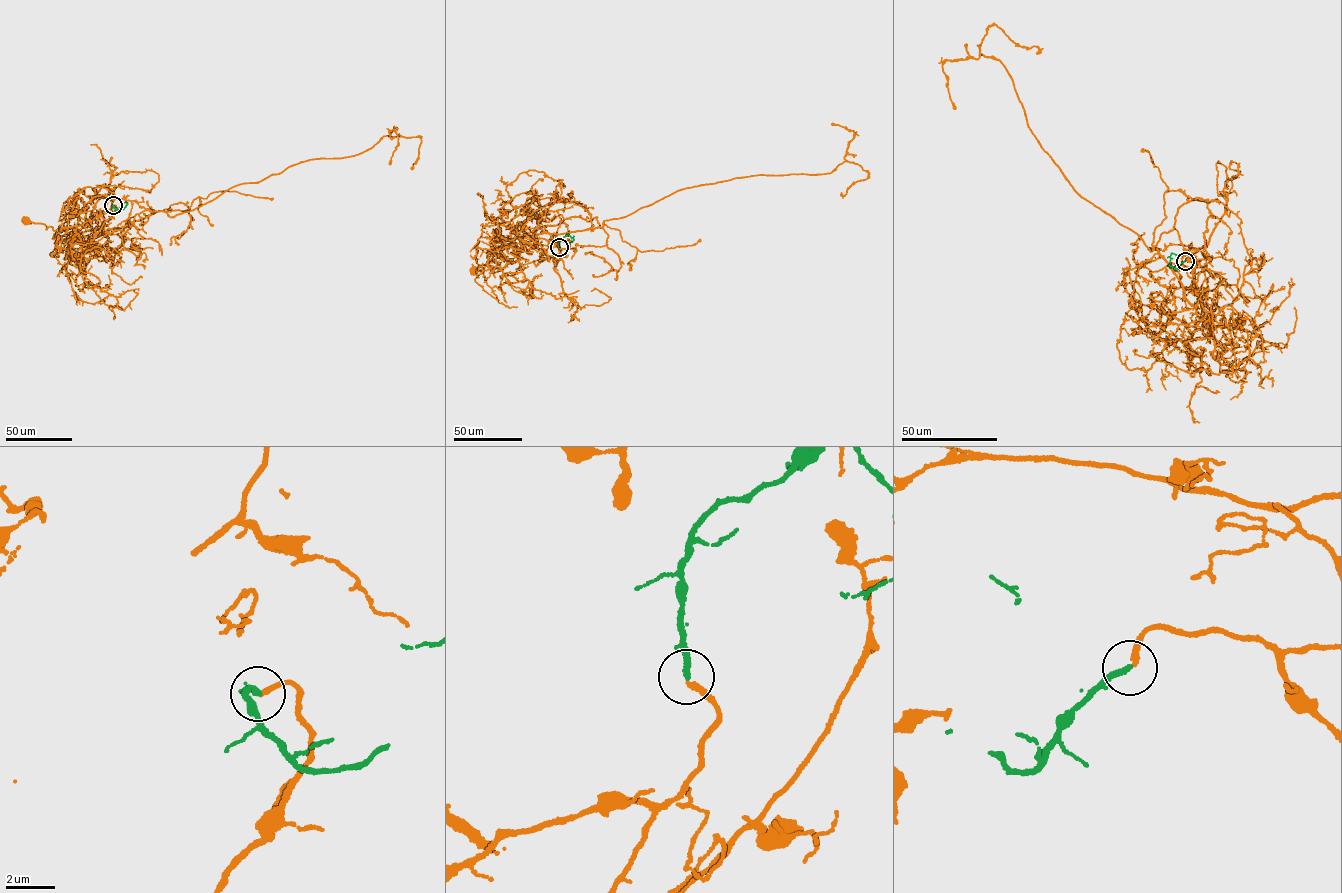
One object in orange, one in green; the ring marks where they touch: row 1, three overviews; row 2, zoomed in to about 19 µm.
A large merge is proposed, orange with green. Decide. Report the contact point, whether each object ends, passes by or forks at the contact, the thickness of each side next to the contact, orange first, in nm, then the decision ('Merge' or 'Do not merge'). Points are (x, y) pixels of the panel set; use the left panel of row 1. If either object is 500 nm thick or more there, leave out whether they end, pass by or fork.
Place: (113, 205). At the ring orange ends. At the ring green ends. Thickness 200 nm (orange) against 200 nm. Merge

